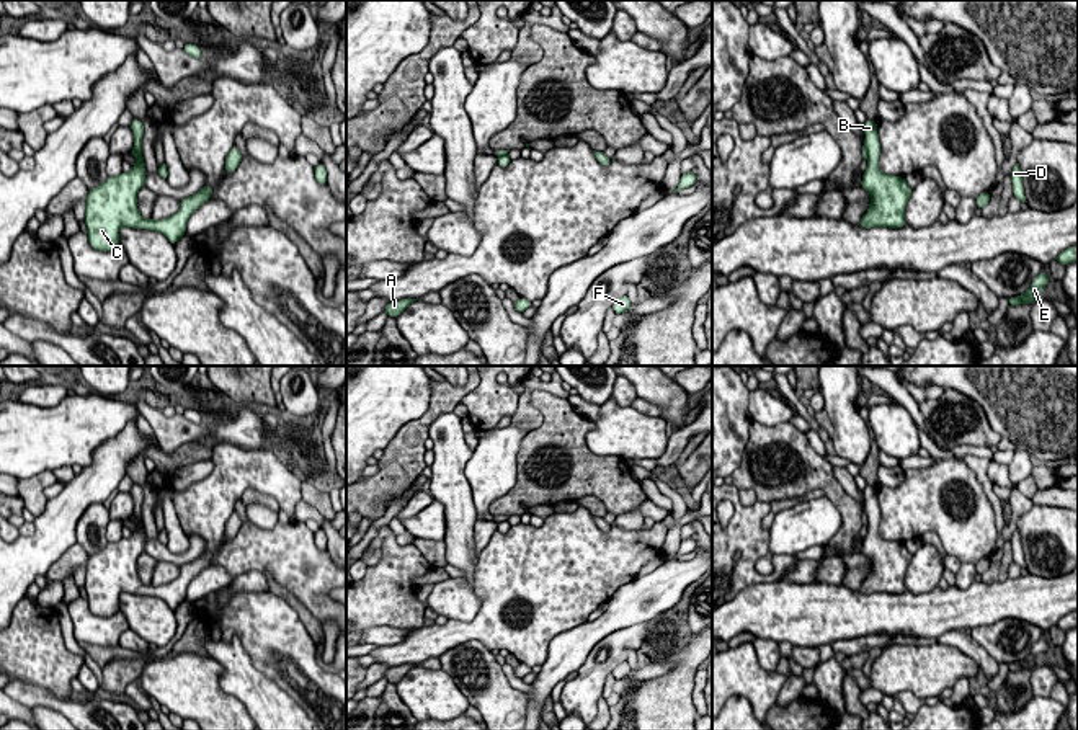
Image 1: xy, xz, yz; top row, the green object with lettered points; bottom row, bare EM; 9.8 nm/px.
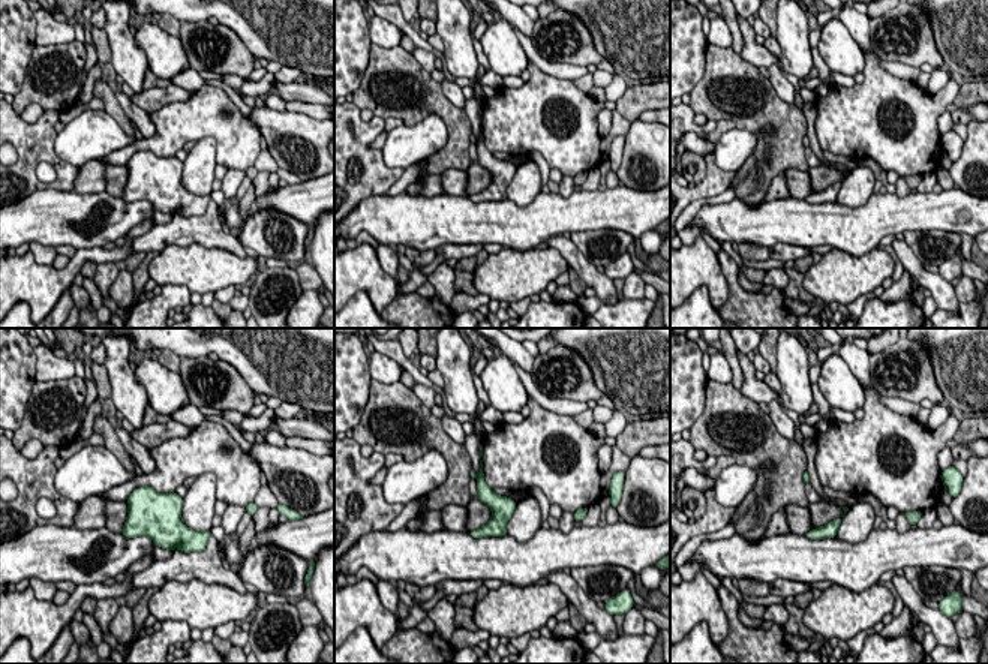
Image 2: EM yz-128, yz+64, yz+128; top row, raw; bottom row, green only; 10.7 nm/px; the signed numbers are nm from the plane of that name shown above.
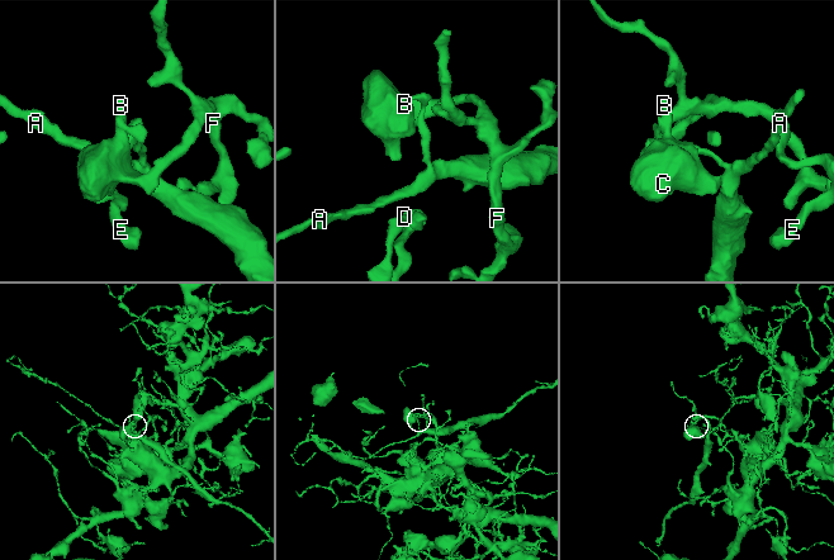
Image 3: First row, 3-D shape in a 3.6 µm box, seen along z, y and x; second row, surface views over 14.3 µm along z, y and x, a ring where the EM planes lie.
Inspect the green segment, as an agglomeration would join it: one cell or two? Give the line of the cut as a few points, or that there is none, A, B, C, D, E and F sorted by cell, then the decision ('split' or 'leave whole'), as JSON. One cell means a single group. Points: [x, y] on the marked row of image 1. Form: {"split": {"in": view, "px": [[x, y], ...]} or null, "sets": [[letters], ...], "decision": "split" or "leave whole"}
{"split": {"in": "yz", "px": [[864, 144], [868, 157]]}, "sets": [["A"], ["B", "C", "D", "E", "F"]], "decision": "split"}

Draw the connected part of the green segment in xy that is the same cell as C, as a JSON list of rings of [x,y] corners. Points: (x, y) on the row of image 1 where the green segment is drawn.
[[[132,119],[131,131],[137,158],[132,170],[109,176],[88,191],[83,222],[90,247],[100,251],[109,251],[119,245],[122,227],[160,232],[175,245],[186,234],[189,216],[212,196],[212,188],[203,186],[196,194],[180,201],[176,214],[162,220],[144,219],[137,209],[137,191],[145,186],[147,173],[142,157],[142,121]]]

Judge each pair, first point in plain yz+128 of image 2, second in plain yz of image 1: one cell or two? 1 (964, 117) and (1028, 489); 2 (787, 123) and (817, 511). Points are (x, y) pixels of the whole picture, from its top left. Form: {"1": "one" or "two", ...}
{"1": "one", "2": "two"}

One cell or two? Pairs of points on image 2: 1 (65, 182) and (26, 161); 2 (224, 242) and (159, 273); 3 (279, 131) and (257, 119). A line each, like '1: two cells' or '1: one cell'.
1: one cell
2: two cells
3: one cell

